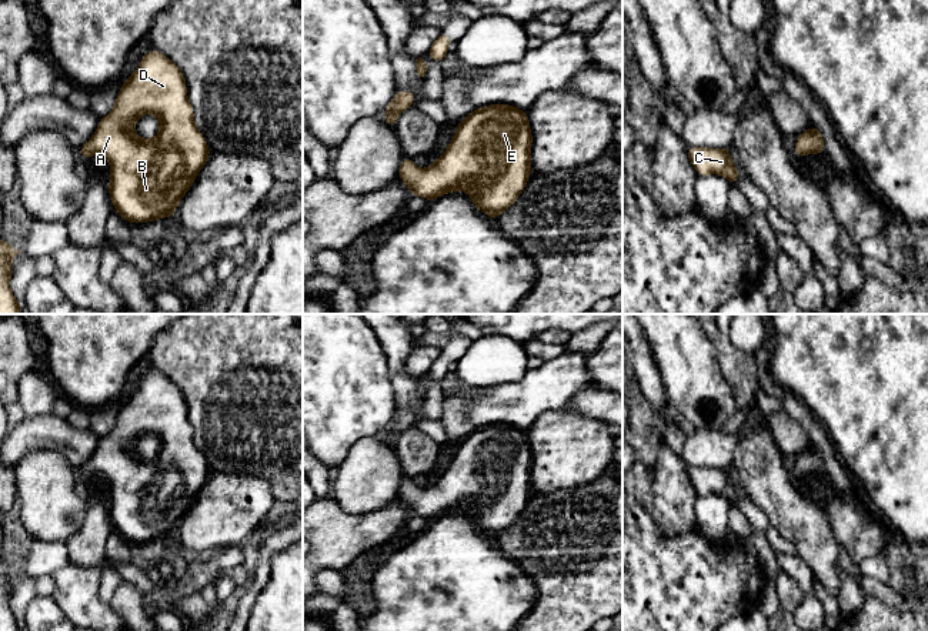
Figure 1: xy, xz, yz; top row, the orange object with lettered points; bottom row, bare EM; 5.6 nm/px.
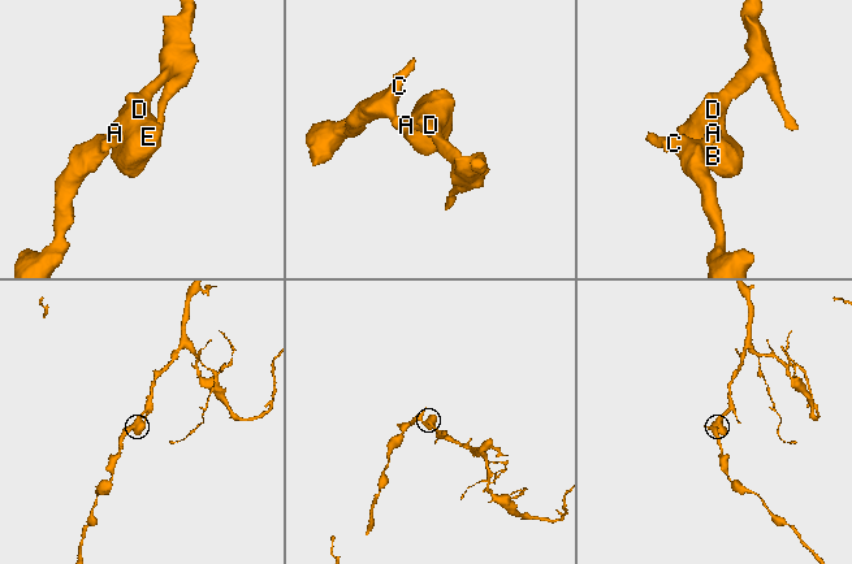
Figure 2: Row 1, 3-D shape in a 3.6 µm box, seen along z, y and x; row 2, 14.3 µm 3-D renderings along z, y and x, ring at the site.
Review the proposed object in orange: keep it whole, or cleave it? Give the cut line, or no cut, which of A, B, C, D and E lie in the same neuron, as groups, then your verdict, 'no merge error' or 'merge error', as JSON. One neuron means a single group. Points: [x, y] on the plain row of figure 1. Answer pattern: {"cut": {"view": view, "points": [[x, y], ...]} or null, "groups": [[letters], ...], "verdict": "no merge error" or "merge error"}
{"cut": null, "groups": [["A", "B", "C", "D", "E"]], "verdict": "no merge error"}

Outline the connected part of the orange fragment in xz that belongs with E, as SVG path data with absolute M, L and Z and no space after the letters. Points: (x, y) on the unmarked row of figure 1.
M487 424L460 441L447 470L430 487L418 490L411 478L404 477L398 497L408 507L410 514L428 521L455 510L464 510L474 525L495 541L517 521L528 503L531 463L533 454L525 430L511 424Z

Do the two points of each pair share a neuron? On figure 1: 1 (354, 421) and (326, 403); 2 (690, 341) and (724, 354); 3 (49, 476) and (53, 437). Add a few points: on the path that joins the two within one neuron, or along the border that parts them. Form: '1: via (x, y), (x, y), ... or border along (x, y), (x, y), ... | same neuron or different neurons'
1: via (347, 414), (333, 403) | same neuron
2: border along (701, 329), (715, 349), (721, 374), (730, 383) | different neurons
3: border along (20, 458), (37, 450), (57, 450), (74, 470) | different neurons

